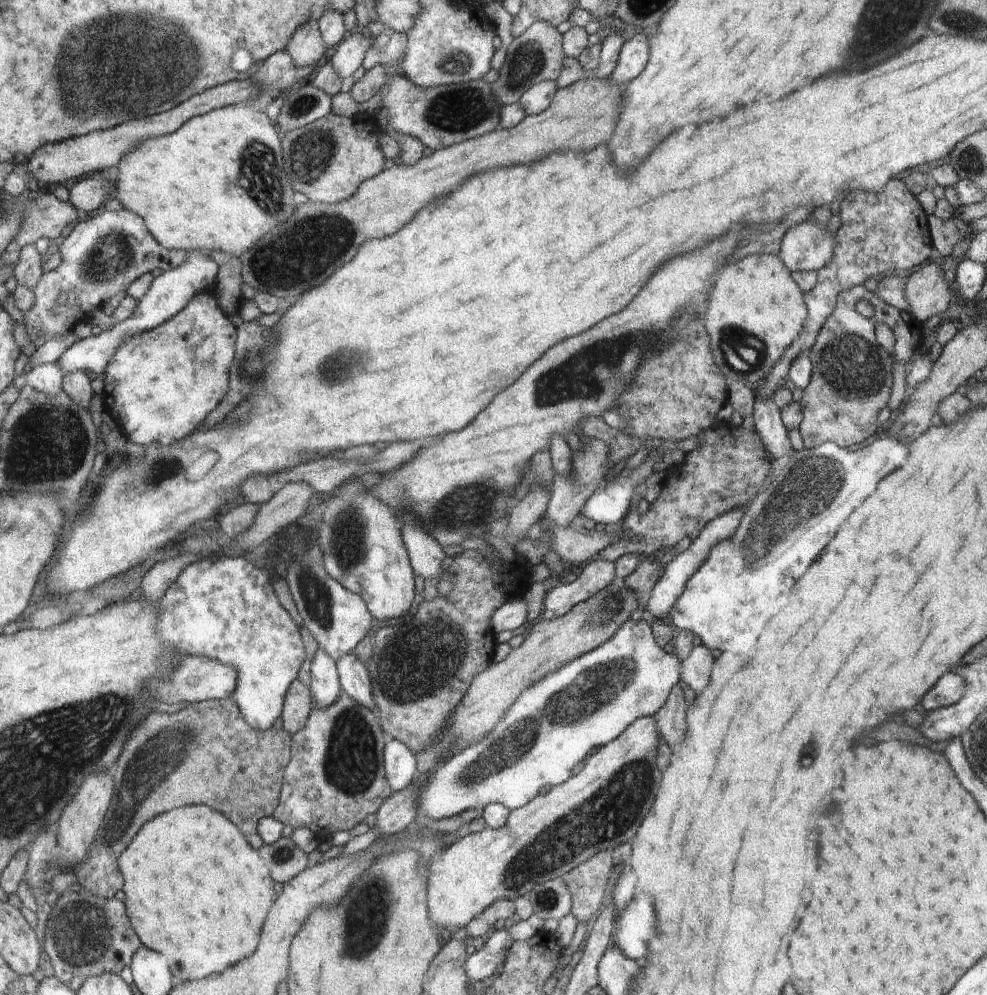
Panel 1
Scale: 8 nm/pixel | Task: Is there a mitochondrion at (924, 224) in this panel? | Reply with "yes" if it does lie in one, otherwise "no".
no

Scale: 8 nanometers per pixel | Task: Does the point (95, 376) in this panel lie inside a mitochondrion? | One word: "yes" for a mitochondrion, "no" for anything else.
no

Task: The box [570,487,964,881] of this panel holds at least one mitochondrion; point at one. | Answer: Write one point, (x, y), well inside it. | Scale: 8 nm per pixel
(599, 616)

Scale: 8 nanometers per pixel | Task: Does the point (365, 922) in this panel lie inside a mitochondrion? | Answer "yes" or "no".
yes

